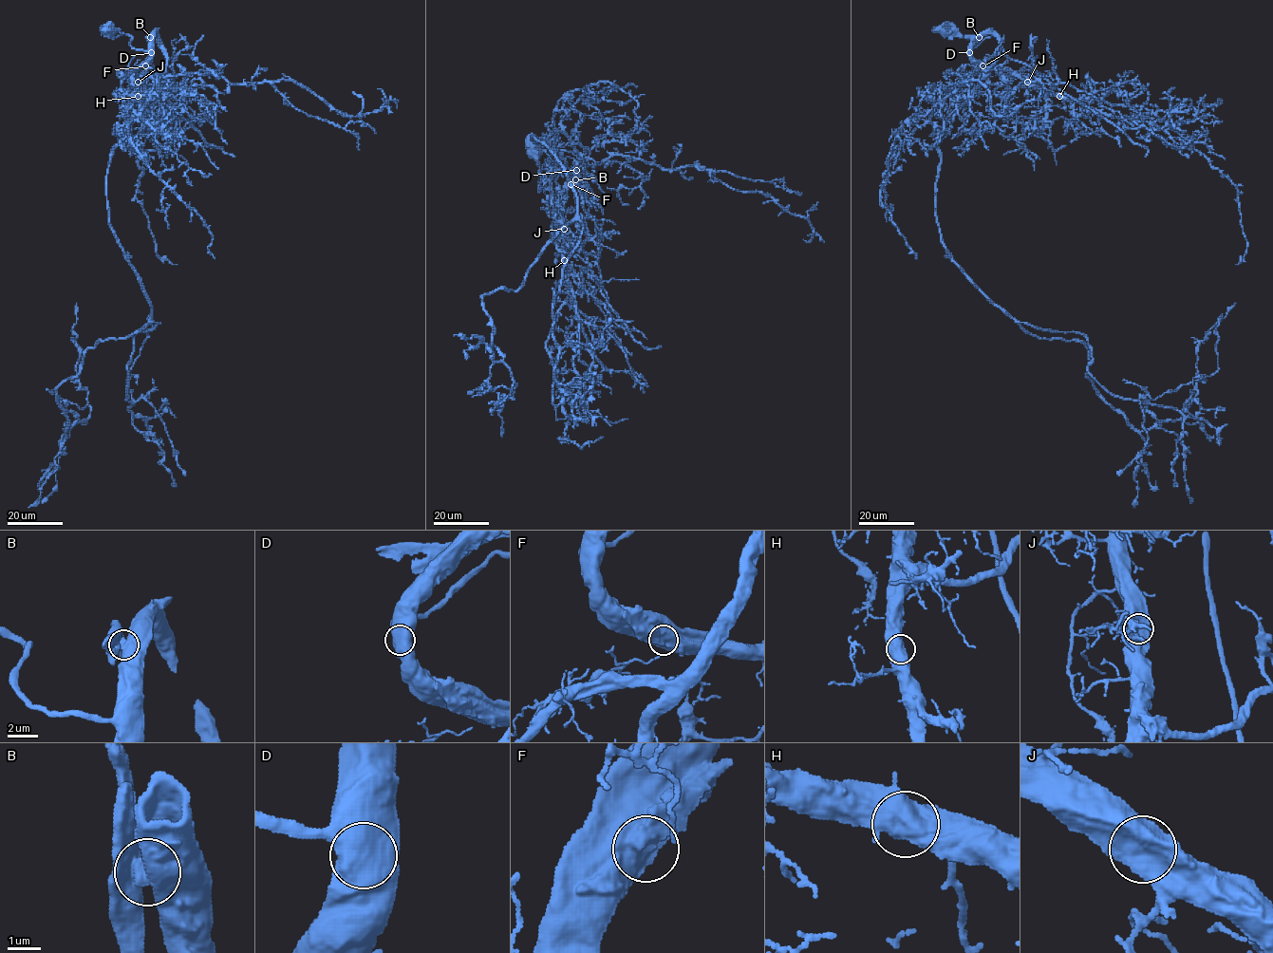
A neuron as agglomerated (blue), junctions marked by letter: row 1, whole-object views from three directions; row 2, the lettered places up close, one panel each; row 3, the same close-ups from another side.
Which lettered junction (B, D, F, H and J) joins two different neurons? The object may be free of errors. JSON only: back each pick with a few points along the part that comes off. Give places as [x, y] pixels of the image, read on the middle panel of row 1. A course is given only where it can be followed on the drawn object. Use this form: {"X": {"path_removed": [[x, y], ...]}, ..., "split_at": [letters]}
{"B": {"path_removed": [[575, 179], [578, 233], [591, 275], [632, 337], [648, 348], [661, 346]]}, "split_at": ["B"]}

